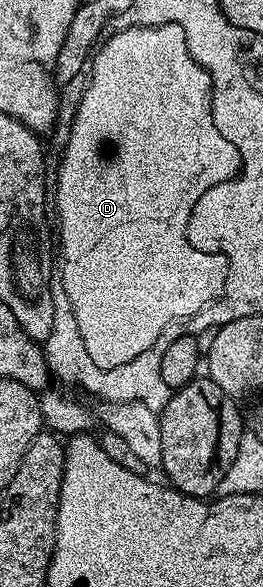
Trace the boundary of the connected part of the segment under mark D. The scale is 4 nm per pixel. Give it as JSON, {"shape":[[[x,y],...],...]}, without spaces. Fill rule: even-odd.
{"shape":[[[163,23],[157,27],[131,27],[119,31],[117,35],[108,35],[99,44],[90,63],[92,76],[88,79],[88,88],[76,107],[76,116],[72,119],[72,132],[68,135],[68,144],[64,147],[64,156],[60,159],[60,168],[54,171],[54,215],[60,218],[60,239],[58,235],[58,251],[64,254],[64,264],[60,267],[58,282],[66,289],[66,297],[70,301],[70,309],[74,313],[74,321],[78,321],[78,333],[82,337],[82,345],[86,345],[86,353],[98,369],[114,369],[126,362],[134,360],[146,349],[150,349],[158,337],[170,326],[187,321],[194,313],[203,311],[208,303],[215,303],[225,287],[228,286],[228,258],[215,250],[203,251],[195,247],[188,234],[190,213],[198,205],[198,197],[210,189],[219,176],[223,180],[235,179],[241,170],[240,154],[214,125],[212,117],[212,78],[210,73],[190,53],[186,45],[186,33],[182,33],[182,25]]]}

